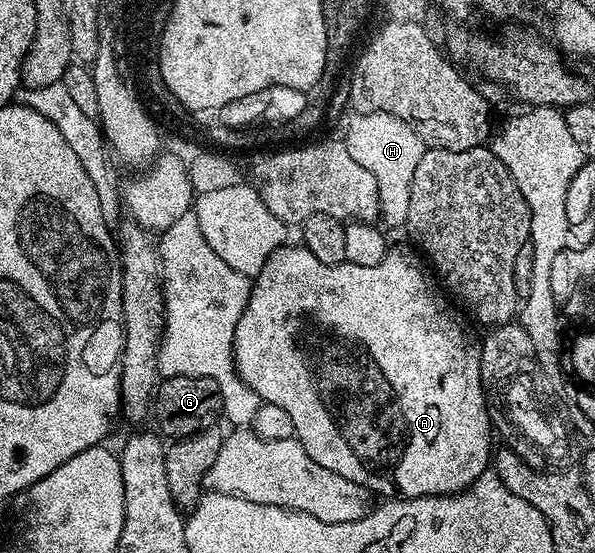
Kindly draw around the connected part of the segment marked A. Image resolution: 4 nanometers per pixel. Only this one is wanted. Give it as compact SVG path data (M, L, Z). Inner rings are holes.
M285 244L270 252L262 270L255 276L250 298L238 320L238 328L234 328L232 358L236 361L238 377L260 397L261 403L277 405L291 417L295 439L303 444L314 464L322 464L322 468L330 468L330 472L338 472L338 476L354 480L354 484L366 488L373 495L384 494L380 496L388 500L425 498L458 494L473 486L490 466L494 422L490 417L486 392L482 388L480 370L475 366L473 335L464 331L463 324L448 307L449 299L443 293L435 294L423 268L404 254L388 252L380 263L370 267L345 260L322 264L303 244L292 245Z

